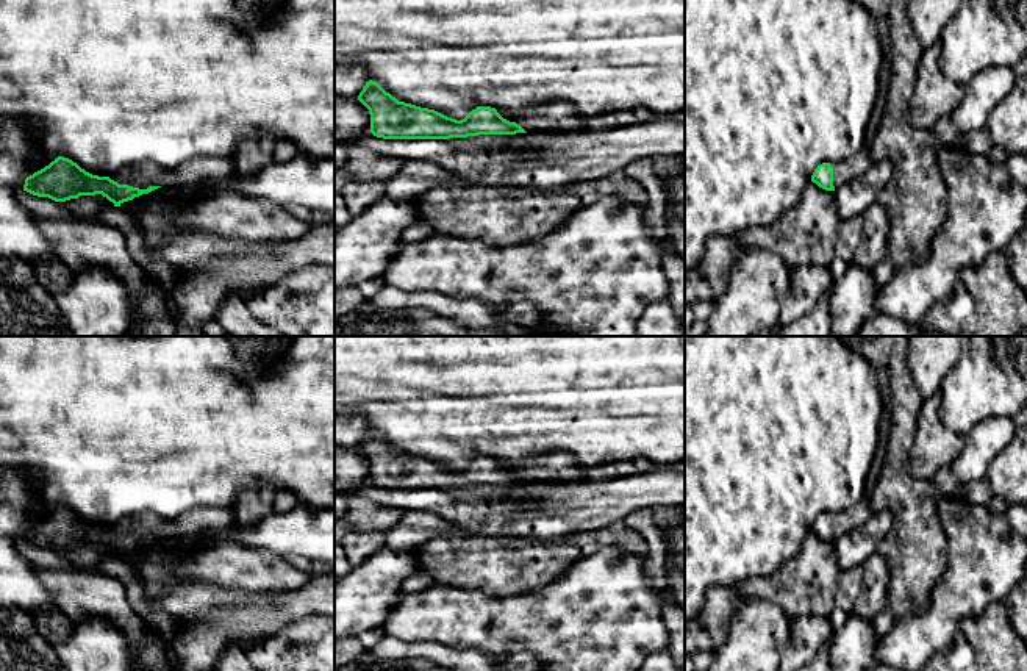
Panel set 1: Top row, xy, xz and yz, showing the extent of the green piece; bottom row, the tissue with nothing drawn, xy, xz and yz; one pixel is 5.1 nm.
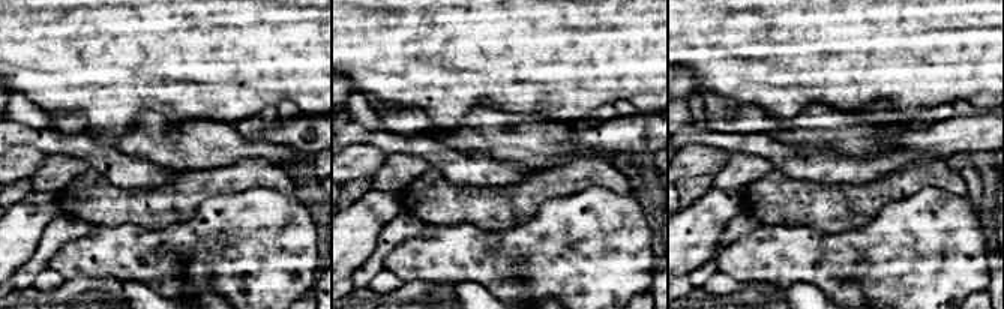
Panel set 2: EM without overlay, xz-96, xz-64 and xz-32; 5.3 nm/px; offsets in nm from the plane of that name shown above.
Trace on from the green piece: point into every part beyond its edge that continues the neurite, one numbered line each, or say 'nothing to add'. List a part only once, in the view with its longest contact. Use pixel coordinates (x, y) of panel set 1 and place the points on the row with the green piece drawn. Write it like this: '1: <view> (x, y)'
1: xz (482, 139)

